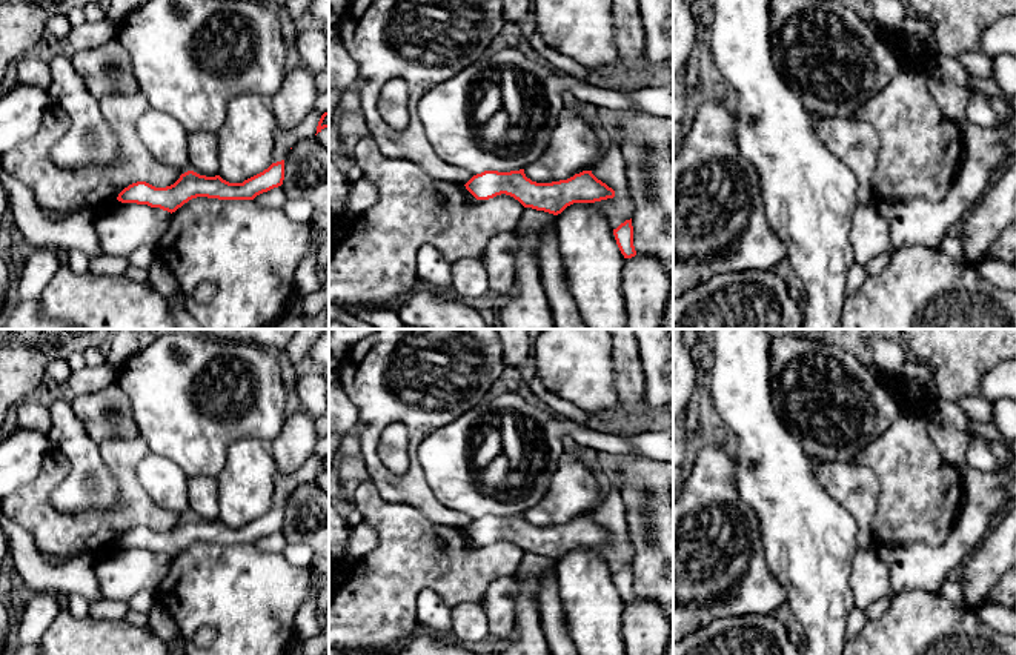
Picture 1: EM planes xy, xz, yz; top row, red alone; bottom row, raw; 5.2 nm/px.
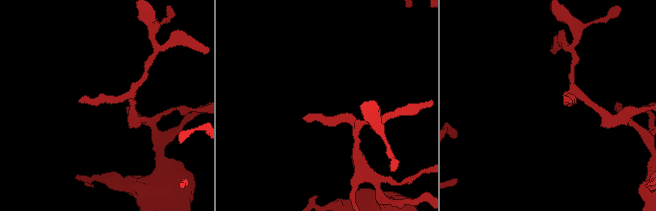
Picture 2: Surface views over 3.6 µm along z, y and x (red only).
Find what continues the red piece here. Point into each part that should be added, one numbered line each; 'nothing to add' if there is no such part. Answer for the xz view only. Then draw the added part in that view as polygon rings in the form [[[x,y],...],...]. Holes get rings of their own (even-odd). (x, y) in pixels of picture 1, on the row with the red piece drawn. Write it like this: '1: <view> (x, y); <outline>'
nothing to add

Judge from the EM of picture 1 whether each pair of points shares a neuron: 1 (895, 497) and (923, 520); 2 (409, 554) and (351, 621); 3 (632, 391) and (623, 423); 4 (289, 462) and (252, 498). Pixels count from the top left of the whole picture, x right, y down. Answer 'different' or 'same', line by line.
1: same
2: same
3: same
4: different

